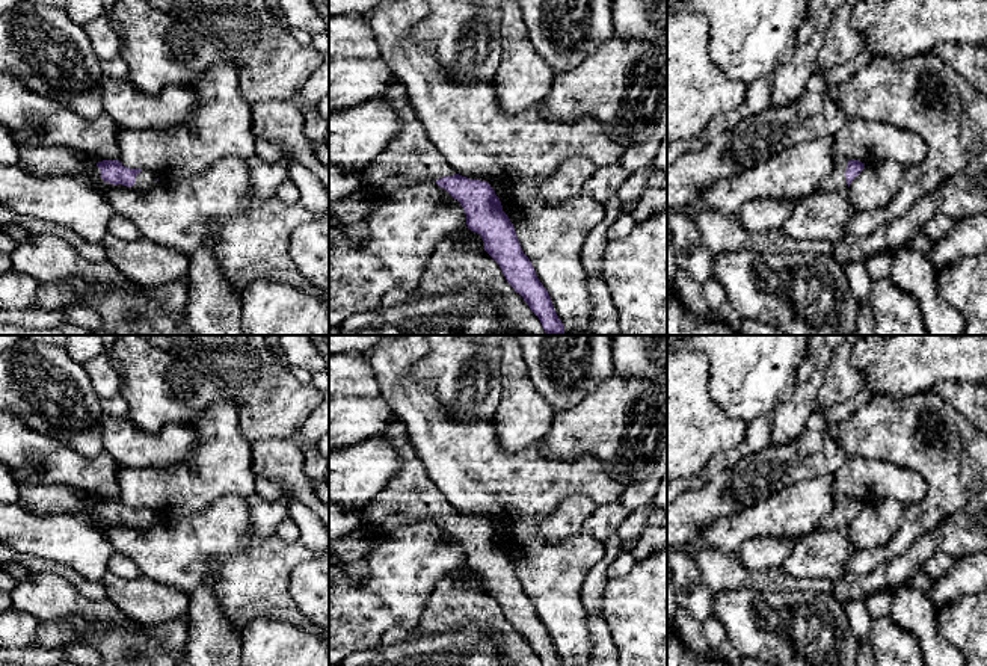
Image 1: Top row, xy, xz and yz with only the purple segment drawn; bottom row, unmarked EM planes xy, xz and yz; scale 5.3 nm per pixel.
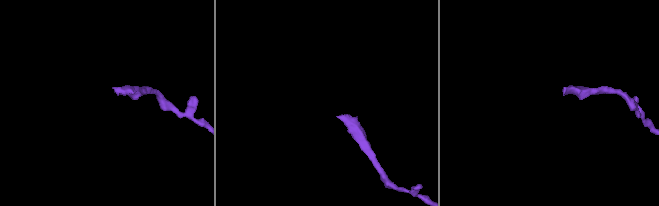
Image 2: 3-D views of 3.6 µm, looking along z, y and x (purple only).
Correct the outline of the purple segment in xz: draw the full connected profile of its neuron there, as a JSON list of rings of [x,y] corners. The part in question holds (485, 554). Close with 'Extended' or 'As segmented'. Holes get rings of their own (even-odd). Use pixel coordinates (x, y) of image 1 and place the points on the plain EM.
[[[391,421],[380,436],[395,449],[400,470],[365,506],[361,529],[380,538],[423,520],[445,527],[460,541],[468,566],[481,574],[484,589],[500,603],[507,621],[524,636],[542,664],[564,666],[490,523],[459,513],[444,497],[409,442],[401,421]]]. Extended

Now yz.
[[[838,495],[833,510],[819,523],[819,529],[835,529],[847,532],[850,523],[863,509],[865,501]]]. Extended

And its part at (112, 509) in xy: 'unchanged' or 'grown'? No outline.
grown

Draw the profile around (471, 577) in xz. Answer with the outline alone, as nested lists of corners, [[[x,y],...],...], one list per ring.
[[[462,563],[457,569],[451,572],[454,577],[460,578],[469,586],[477,586],[480,589],[484,589],[484,580],[480,572],[471,569],[468,563]]]

